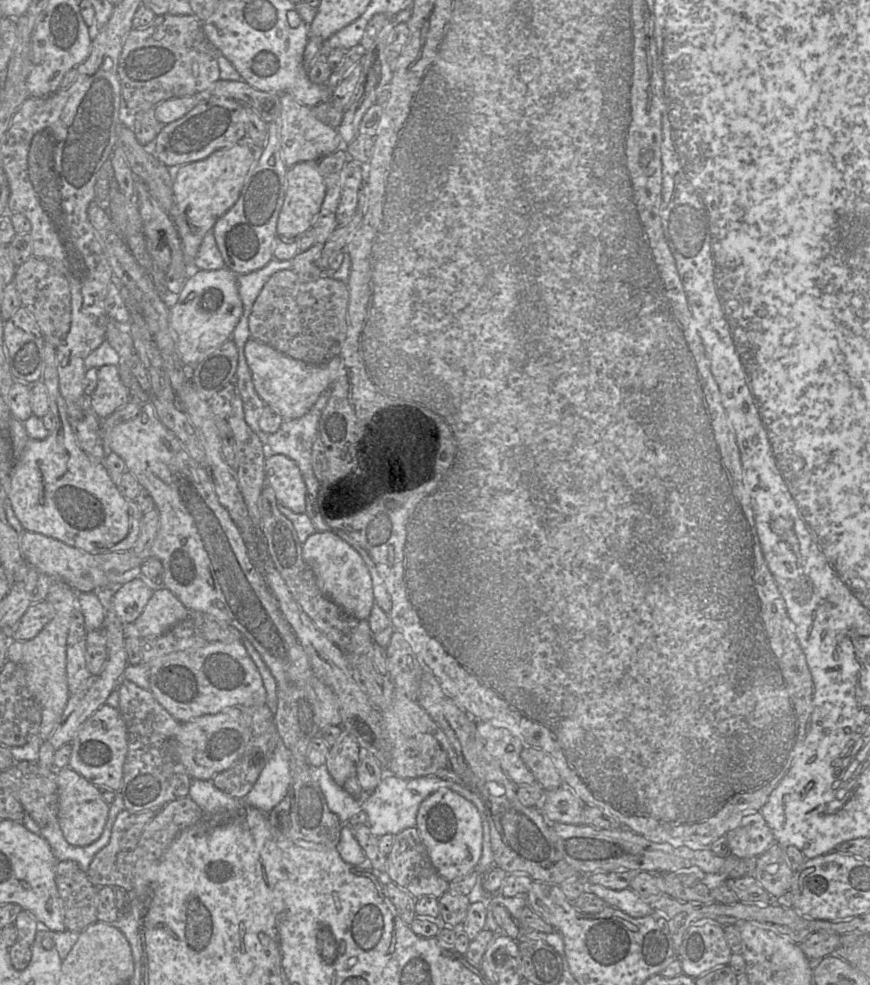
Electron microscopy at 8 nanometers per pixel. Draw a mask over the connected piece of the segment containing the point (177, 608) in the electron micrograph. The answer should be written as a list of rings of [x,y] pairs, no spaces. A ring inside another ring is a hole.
[[[166,587],[153,591],[141,615],[133,622],[141,638],[164,634],[182,620],[187,608]]]

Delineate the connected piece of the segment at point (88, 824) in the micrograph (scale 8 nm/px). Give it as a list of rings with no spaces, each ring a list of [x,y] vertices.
[[[70,767],[55,769],[58,788],[57,821],[65,840],[74,846],[88,846],[104,831],[109,805],[104,801],[99,788],[76,773]]]

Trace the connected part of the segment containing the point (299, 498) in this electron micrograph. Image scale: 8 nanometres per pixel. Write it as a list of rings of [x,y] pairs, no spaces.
[[[270,454],[264,465],[266,485],[274,491],[278,503],[297,514],[306,510],[306,486],[296,463],[285,455]]]

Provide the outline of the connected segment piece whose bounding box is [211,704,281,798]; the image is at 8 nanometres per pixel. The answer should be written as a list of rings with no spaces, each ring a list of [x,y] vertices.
[[[267,704],[248,707],[237,706],[237,708],[240,708],[250,727],[249,743],[238,761],[227,770],[216,774],[211,781],[219,790],[228,795],[235,798],[244,798],[255,785],[281,738],[276,729],[274,714]]]

